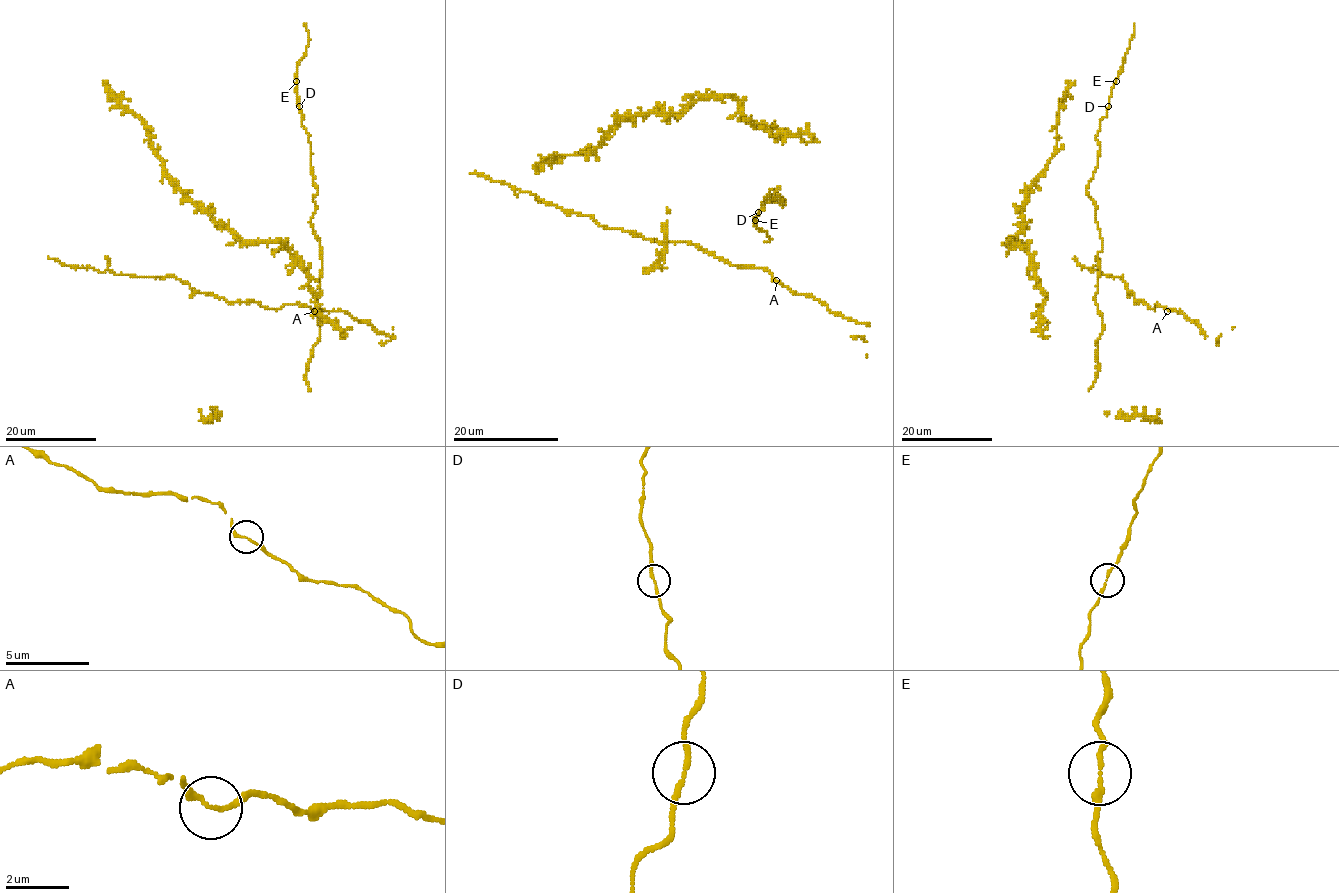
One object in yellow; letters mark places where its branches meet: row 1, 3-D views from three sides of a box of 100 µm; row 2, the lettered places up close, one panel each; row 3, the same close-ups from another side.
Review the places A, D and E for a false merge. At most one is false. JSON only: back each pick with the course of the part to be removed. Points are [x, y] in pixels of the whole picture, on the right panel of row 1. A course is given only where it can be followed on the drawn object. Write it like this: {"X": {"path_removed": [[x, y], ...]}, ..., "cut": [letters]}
{"cut": []}

